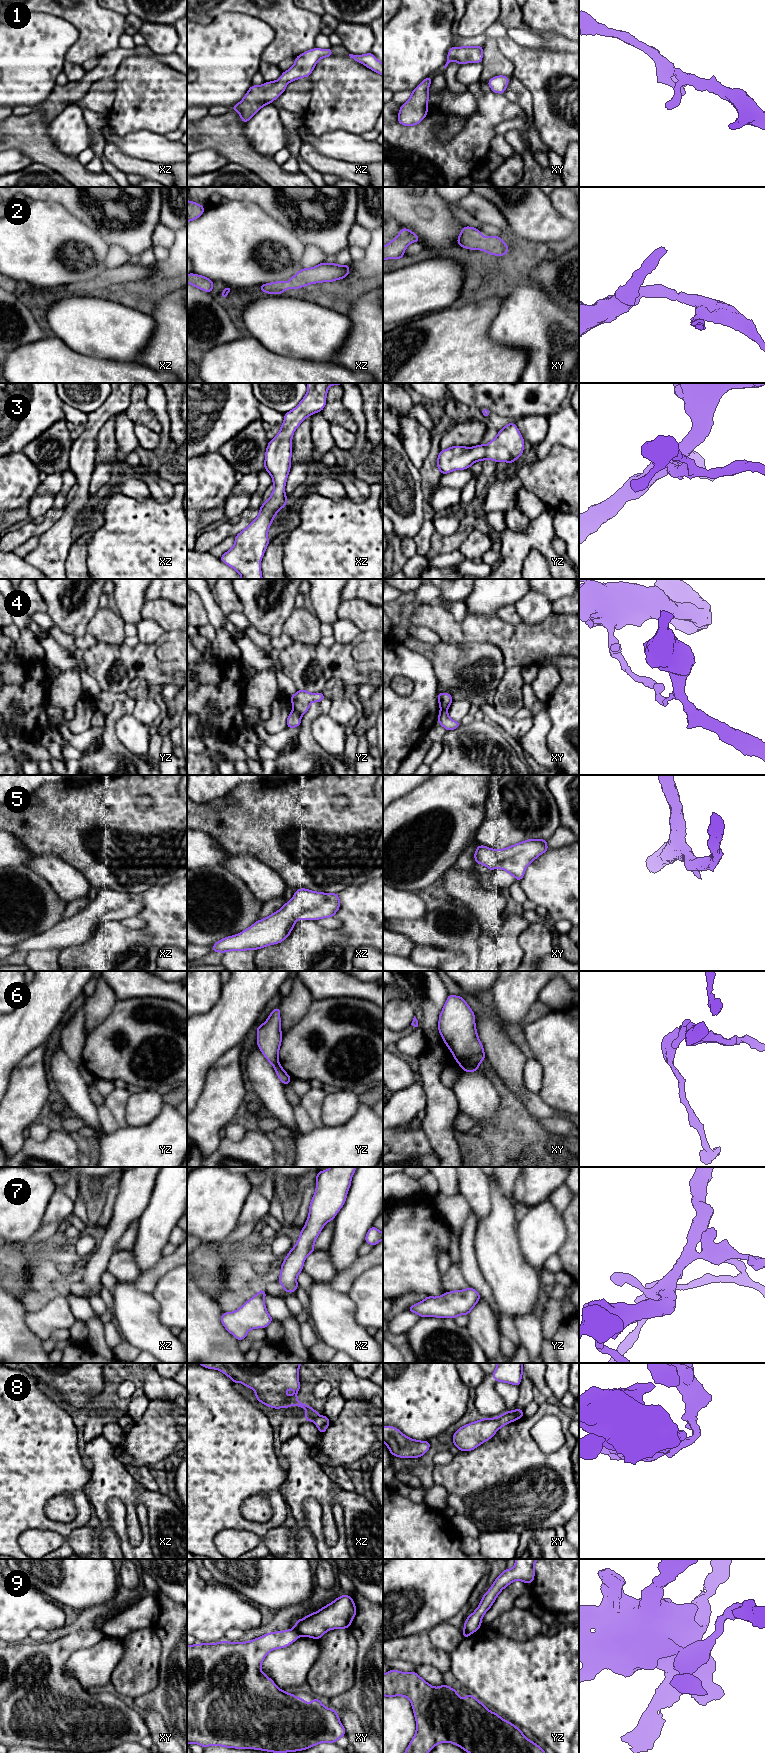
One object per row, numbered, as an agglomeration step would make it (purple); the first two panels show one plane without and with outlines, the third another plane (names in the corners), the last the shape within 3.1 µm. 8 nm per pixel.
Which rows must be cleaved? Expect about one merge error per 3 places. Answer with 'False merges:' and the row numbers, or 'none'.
False merges: 4, 6, 8, 9

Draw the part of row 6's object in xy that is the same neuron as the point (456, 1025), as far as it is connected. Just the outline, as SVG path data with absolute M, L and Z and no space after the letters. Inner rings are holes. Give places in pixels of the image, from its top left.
M448 995L439 1015L438 1029L443 1041L460 1067L479 1067L480 1063L486 1058L483 1045L477 1034L475 1014L461 996Z

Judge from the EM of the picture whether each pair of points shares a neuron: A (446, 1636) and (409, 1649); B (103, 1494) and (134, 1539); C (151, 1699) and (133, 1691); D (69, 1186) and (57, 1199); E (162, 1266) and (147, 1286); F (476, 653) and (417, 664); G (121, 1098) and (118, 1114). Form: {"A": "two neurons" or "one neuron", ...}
{"A": "two neurons", "B": "one neuron", "C": "two neurons", "D": "two neurons", "E": "one neuron", "F": "two neurons", "G": "one neuron"}

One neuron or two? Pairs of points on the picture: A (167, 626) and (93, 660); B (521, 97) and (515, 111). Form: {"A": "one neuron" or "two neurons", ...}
{"A": "two neurons", "B": "two neurons"}

